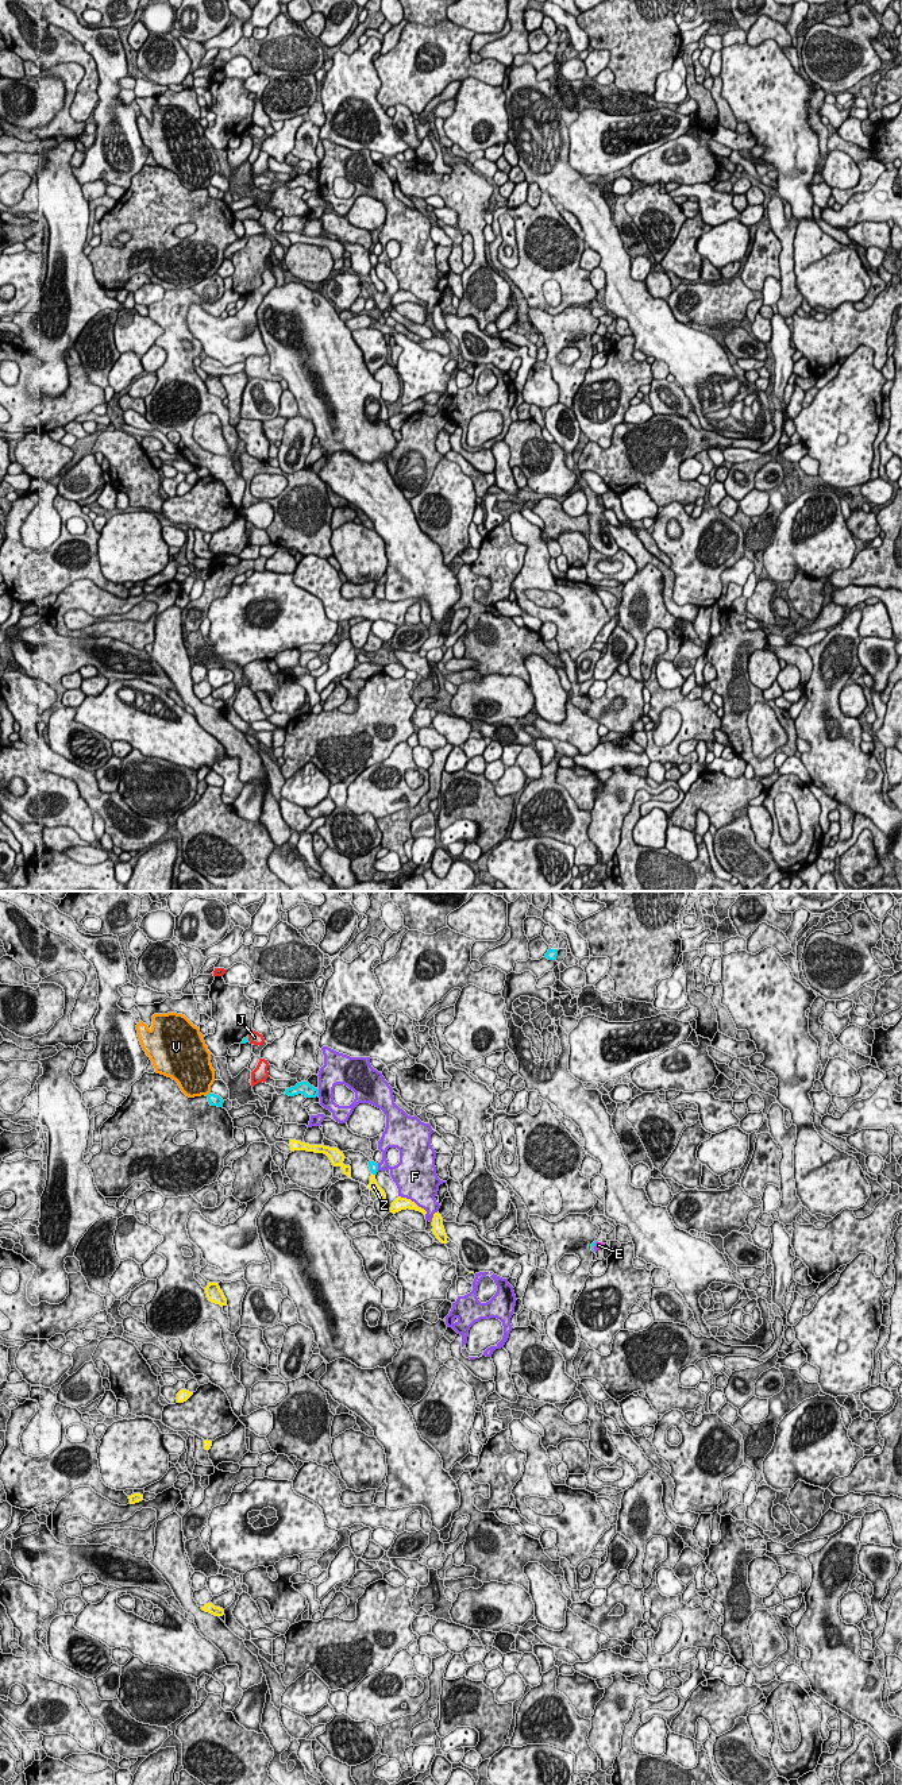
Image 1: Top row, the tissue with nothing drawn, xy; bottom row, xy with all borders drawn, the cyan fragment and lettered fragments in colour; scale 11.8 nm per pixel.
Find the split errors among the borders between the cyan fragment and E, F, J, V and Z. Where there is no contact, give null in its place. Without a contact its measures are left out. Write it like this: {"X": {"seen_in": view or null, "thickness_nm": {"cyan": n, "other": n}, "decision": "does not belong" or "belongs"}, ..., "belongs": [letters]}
{"E": {"seen_in": "xy", "thickness_nm": {"cyan": 50, "other": 70}, "decision": "belongs"}, "F": {"seen_in": "xy", "thickness_nm": {"cyan": 160, "other": 260}, "decision": "does not belong"}, "J": {"seen_in": "xy", "thickness_nm": {"cyan": 60, "other": 160}, "decision": "does not belong"}, "V": {"seen_in": "xy", "thickness_nm": {"cyan": 130, "other": 420}, "decision": "does not belong"}, "Z": {"seen_in": "xy", "thickness_nm": {"cyan": 100, "other": 120}, "decision": "does not belong"}, "belongs": ["E"]}

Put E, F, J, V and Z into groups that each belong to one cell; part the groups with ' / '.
E / F / J / V / Z

